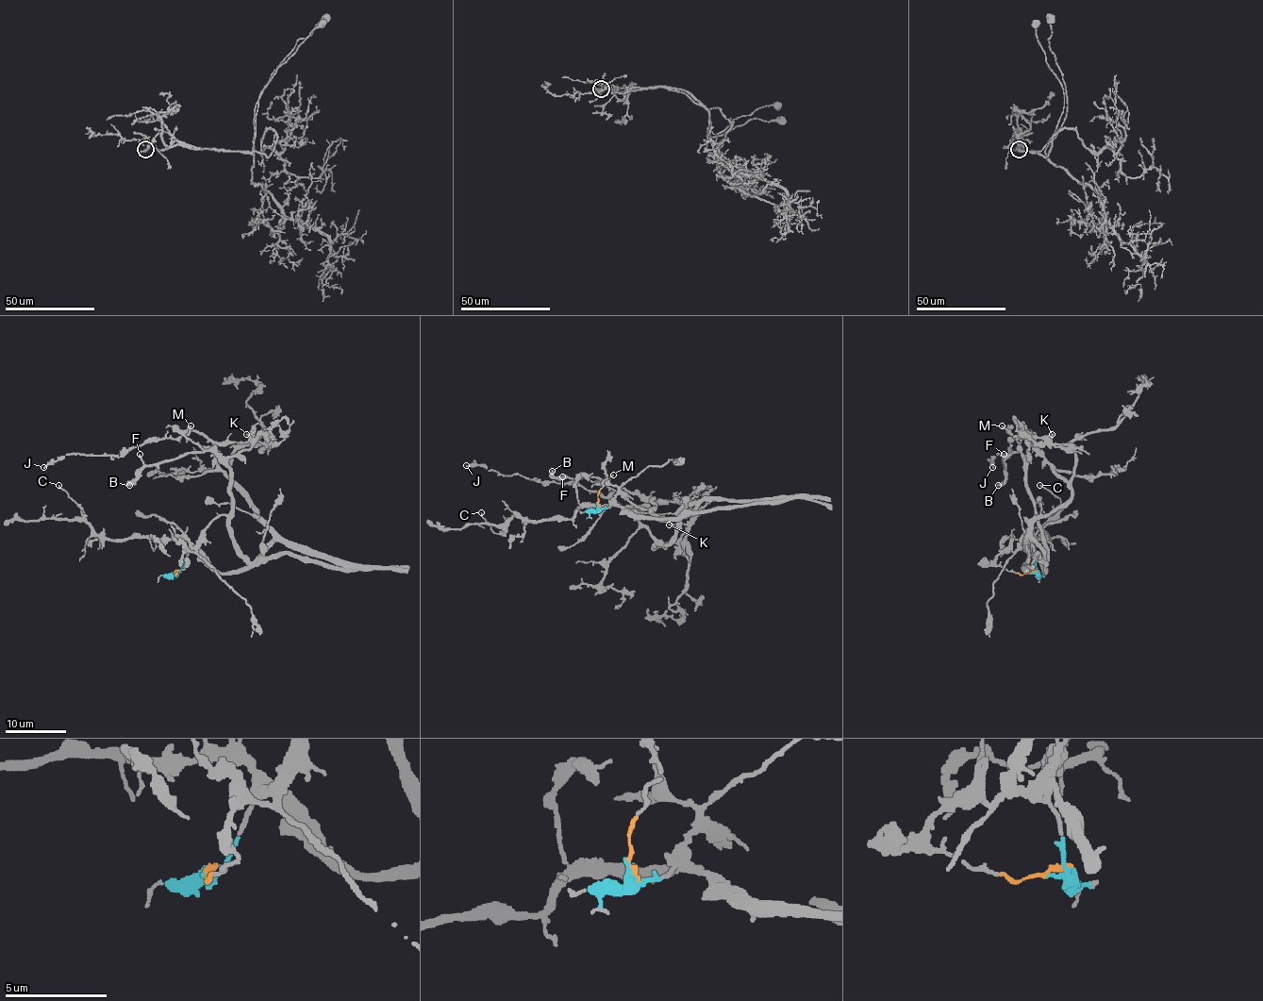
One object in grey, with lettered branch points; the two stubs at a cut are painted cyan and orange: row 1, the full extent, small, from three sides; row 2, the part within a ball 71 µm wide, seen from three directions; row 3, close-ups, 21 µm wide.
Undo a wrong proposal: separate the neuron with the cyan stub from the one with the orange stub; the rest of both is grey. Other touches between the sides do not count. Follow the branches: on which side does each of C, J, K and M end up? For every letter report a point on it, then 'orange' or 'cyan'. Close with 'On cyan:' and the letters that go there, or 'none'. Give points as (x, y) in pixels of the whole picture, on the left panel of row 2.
C: (58, 485) | cyan
J: (43, 467) | cyan
K: (246, 434) | orange
M: (191, 425) | orange
On cyan: C, J

